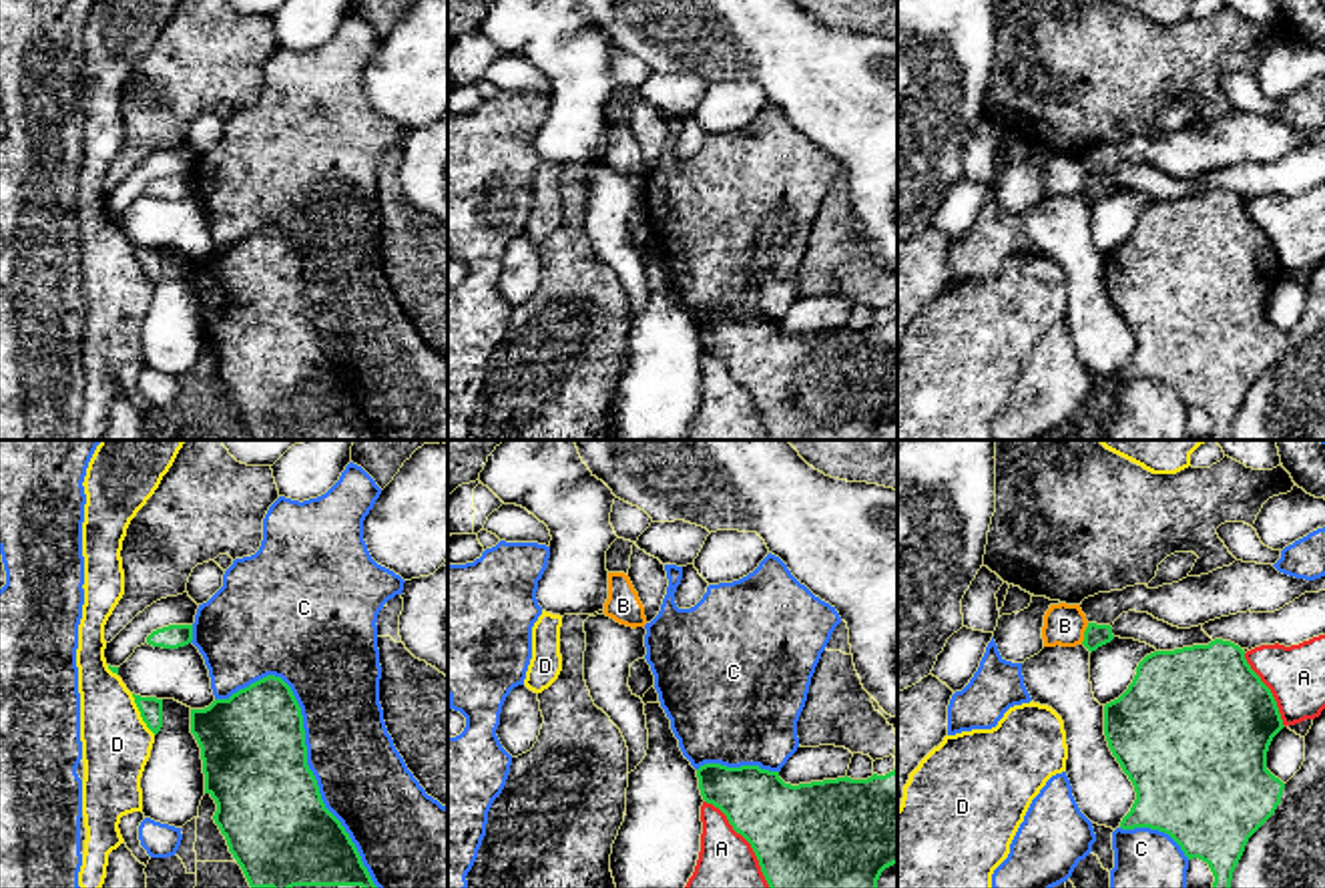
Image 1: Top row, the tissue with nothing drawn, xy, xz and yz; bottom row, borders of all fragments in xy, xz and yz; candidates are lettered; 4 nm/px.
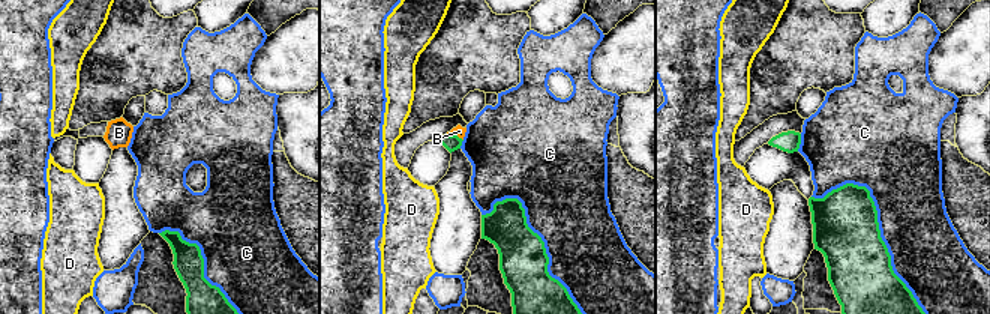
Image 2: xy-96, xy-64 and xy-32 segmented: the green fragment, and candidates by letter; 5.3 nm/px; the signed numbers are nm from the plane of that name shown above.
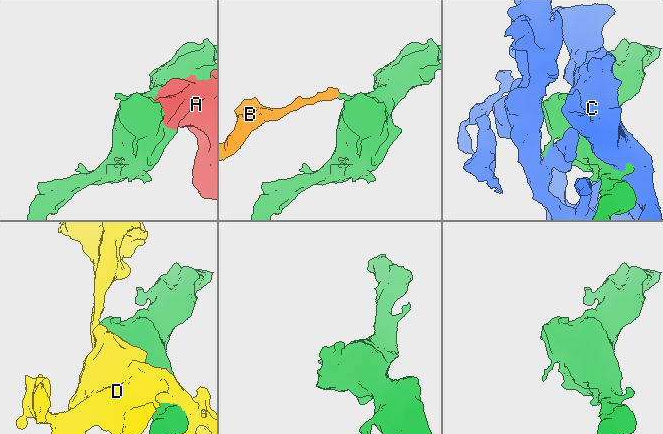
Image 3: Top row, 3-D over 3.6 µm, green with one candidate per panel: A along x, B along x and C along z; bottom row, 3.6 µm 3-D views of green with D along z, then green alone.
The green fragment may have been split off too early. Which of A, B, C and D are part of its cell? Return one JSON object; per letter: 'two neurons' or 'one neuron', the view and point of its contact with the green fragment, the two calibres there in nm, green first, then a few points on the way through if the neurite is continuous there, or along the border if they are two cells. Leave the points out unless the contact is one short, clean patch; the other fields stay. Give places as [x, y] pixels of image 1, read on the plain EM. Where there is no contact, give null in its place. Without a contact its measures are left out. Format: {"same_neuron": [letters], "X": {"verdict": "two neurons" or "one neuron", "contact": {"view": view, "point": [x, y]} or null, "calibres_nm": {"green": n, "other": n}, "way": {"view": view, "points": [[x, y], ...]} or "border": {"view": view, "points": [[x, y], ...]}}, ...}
{"same_neuron": [], "A": {"verdict": "two neurons", "contact": {"view": "xz", "point": [747, 390]}, "calibres_nm": {"green": 440, "other": 300}}, "B": {"verdict": "two neurons", "contact": {"view": "yz", "point": [1085, 183]}, "calibres_nm": {"green": 90, "other": 170}, "border": {"view": "yz", "points": [[1089, 173], [1081, 193]]}}, "C": {"verdict": "two neurons", "contact": {"view": "xy", "point": [306, 302]}, "calibres_nm": {"green": 420, "other": 360}}, "D": {"verdict": "two neurons", "contact": {"view": "xy", "point": [141, 264]}, "calibres_nm": {"green": 100, "other": 280}}}

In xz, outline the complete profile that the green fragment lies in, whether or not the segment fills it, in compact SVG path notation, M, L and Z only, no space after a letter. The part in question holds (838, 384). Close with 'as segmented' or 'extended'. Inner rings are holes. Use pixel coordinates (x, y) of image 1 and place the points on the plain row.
M705 313L697 327L703 350L719 358L733 380L751 394L771 440L877 440L881 422L897 414L897 319L867 329L845 325L791 336L779 321L759 315Z; as segmented

